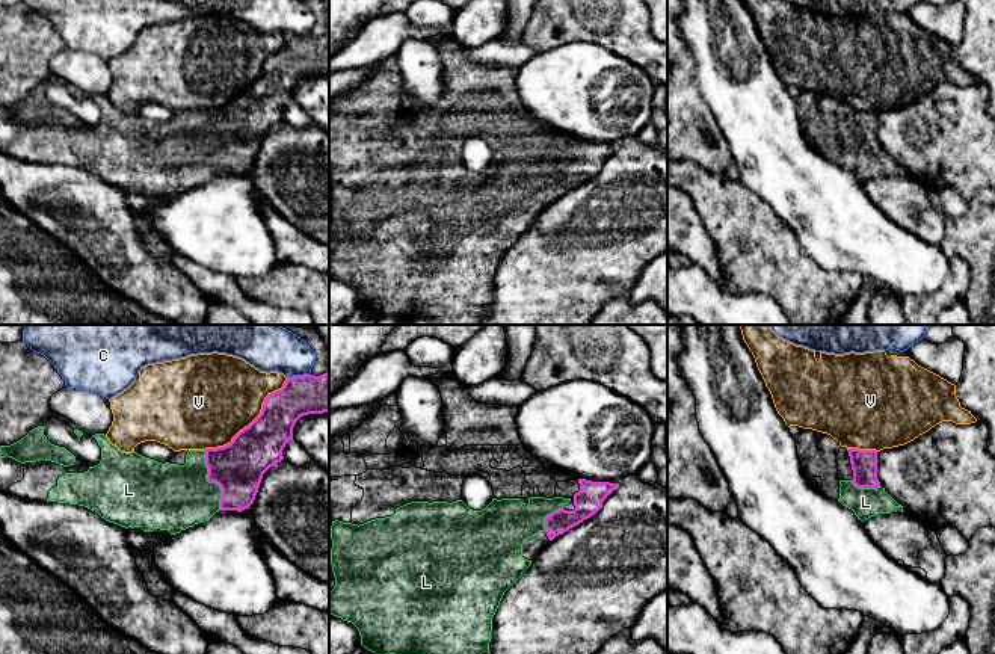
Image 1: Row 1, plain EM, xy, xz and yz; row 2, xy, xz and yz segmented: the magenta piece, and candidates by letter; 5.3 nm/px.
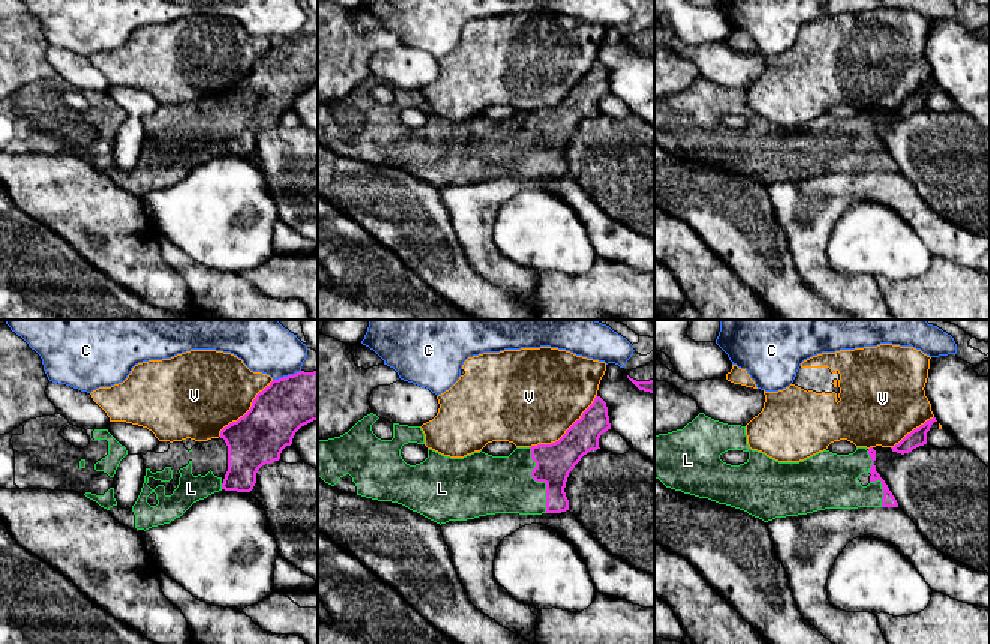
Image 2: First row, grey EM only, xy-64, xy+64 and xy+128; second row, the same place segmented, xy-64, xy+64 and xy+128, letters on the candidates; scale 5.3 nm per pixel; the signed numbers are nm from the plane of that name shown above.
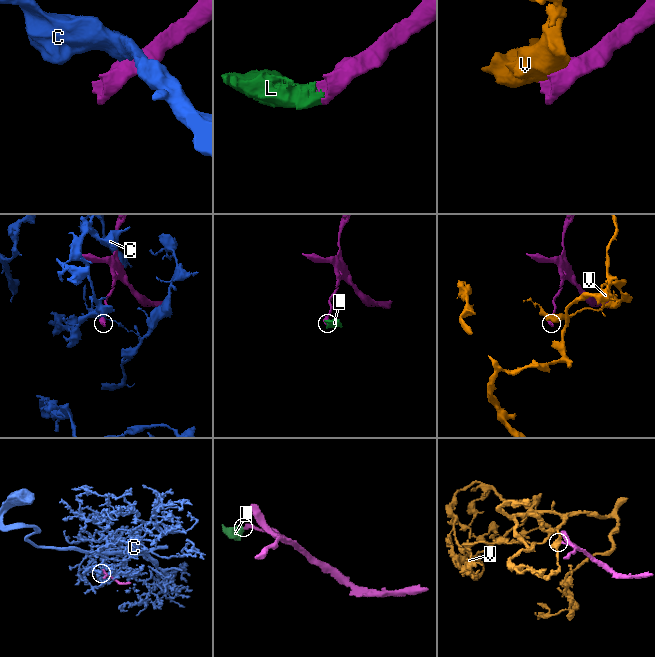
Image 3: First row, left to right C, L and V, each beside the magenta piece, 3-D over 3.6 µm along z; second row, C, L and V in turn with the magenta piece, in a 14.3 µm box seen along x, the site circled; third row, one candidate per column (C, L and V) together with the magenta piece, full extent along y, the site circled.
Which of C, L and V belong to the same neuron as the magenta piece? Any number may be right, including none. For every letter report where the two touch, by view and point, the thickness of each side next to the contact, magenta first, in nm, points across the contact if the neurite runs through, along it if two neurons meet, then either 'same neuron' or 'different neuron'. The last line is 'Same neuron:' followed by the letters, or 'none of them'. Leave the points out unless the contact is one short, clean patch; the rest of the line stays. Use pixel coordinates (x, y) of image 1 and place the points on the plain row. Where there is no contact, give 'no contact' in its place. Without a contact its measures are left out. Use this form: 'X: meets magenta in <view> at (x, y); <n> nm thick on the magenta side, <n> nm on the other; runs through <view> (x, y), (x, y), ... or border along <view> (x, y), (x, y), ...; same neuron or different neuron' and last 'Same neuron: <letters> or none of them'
C: meets magenta in xy at (298, 38); 220 nm thick on the magenta side, 200 nm on the other; border along xy (308, 35), (287, 41); different neuron
L: meets magenta in xy at (210, 142); 280 nm thick on the magenta side, 360 nm on the other; runs through xy (237, 129), (225, 141), (210, 142), (194, 154), (172, 159); same neuron
V: meets magenta in xy at (252, 83); 260 nm thick on the magenta side, 460 nm on the other; different neuron
Same neuron: L

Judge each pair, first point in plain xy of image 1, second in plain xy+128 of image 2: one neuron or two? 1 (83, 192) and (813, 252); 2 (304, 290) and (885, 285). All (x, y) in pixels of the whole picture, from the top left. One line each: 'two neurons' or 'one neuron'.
1: two neurons
2: one neuron

